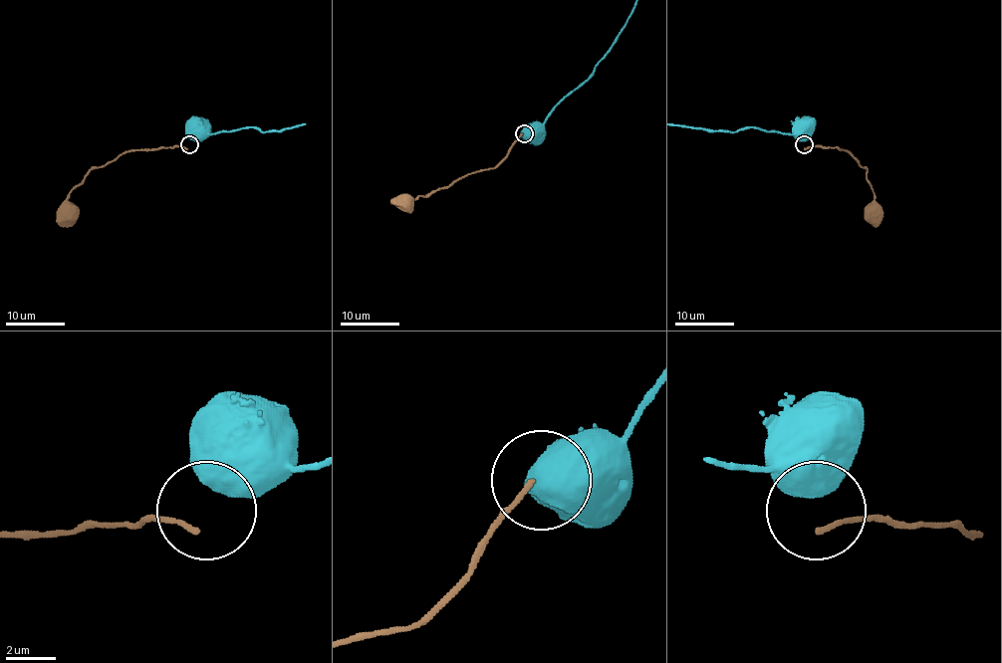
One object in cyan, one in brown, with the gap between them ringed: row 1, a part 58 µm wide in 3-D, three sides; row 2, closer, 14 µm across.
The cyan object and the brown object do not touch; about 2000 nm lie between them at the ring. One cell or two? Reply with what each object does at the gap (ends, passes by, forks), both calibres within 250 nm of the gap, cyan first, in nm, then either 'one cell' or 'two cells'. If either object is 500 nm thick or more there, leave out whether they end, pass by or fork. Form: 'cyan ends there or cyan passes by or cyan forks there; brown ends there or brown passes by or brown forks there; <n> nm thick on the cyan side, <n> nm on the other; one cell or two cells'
750 nm thick on the cyan side, 200 nm on the other; two cells

